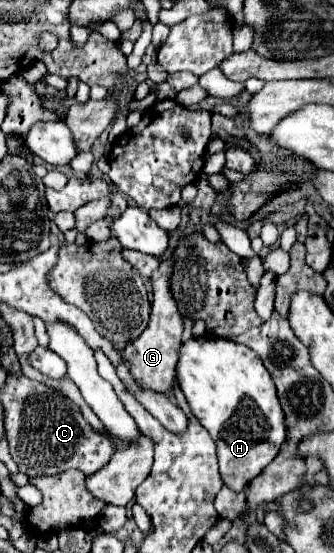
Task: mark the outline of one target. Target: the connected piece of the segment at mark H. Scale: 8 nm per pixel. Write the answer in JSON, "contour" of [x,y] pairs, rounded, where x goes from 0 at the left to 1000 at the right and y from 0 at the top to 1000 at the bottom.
{"contour":[[[572,611],[536,633],[530,691],[572,745],[650,803],[668,872],[692,886],[728,886],[829,825],[853,799],[853,752],[781,647],[692,611]]]}

